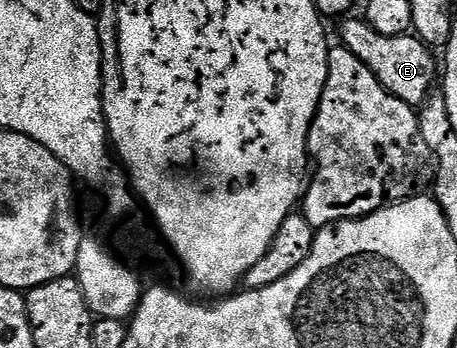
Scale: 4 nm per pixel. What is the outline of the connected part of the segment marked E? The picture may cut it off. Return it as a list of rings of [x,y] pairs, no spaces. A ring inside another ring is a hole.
[[[360,16],[345,17],[342,25],[339,41],[350,52],[354,52],[354,56],[358,56],[358,60],[362,60],[370,72],[378,76],[380,83],[391,94],[413,108],[419,108],[428,101],[433,93],[432,85],[438,82],[438,58],[432,55],[435,53],[427,42],[411,33],[387,38],[382,36],[382,32],[374,32],[371,24]]]

